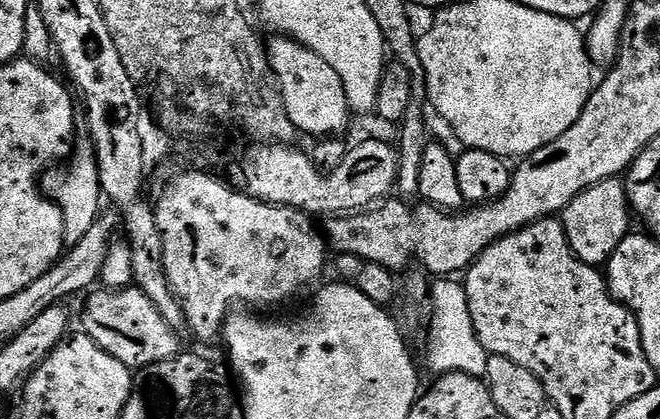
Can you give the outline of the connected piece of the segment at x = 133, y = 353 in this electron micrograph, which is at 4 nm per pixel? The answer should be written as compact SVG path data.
M129 286L99 291L93 291L84 304L83 331L98 342L106 354L118 358L118 362L133 370L144 370L149 364L166 362L178 355L181 337L168 325L166 318L158 314L158 306L146 298L141 288Z

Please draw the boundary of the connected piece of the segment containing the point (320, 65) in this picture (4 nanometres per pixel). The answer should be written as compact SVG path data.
M276 34L271 38L266 44L268 61L280 83L286 114L290 114L297 133L304 135L305 132L311 138L336 138L344 134L350 109L342 78L338 78L334 66L290 36Z

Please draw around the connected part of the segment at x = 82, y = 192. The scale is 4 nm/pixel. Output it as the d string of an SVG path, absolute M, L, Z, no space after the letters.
M77 139L71 157L49 168L40 178L40 187L44 195L54 201L62 210L65 245L71 246L78 243L102 214L100 200L105 199L98 174L96 145L92 143L91 139Z

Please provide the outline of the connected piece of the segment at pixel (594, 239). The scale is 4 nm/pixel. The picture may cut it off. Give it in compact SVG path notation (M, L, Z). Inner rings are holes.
M613 178L582 190L582 194L574 198L574 202L565 206L562 223L576 257L593 266L604 266L614 254L618 242L622 242L622 238L629 235L628 216L630 217L630 205L625 181Z

